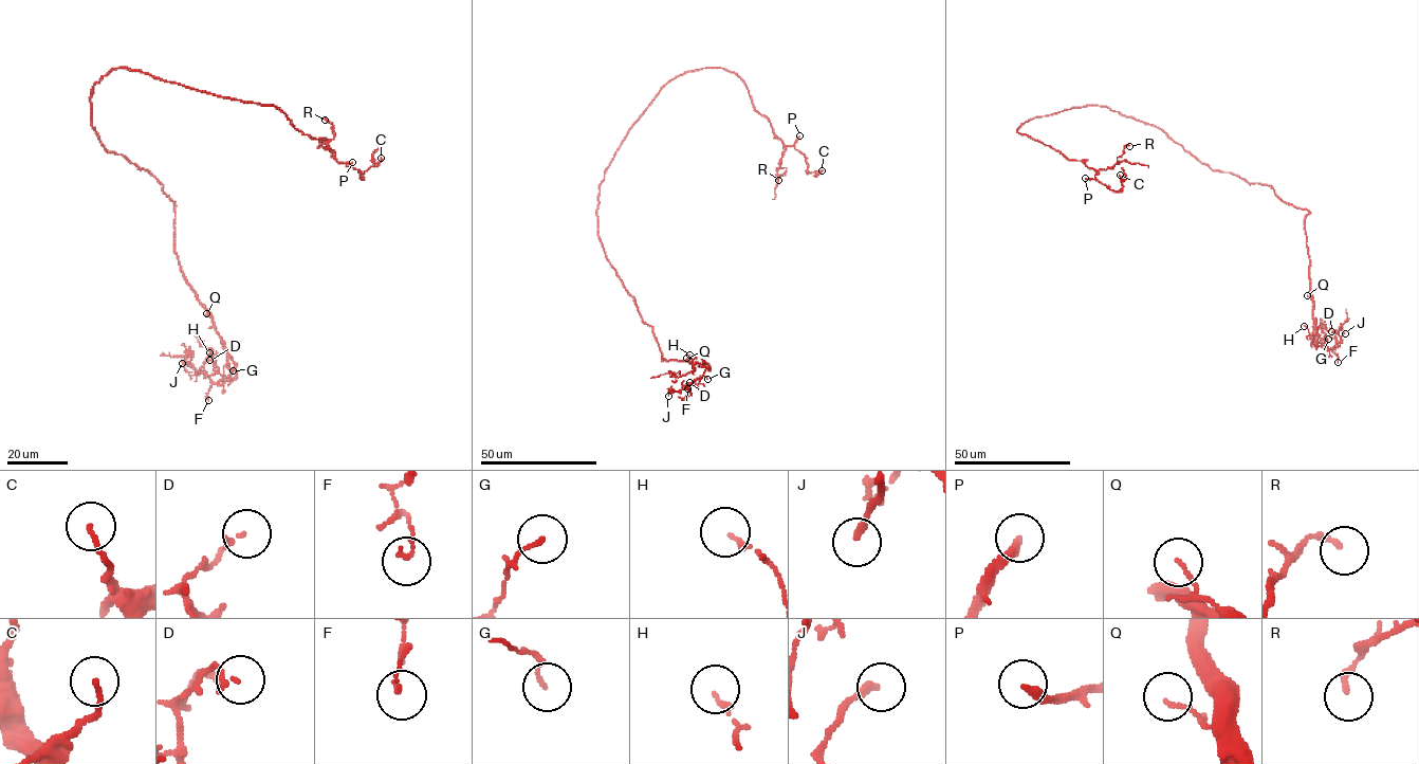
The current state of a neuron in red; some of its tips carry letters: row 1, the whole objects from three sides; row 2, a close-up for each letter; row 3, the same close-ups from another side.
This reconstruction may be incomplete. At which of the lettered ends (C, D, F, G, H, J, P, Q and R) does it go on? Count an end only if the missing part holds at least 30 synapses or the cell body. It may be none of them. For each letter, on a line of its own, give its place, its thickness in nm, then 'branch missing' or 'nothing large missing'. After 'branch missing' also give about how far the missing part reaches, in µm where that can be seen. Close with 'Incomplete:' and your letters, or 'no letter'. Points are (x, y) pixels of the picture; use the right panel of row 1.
C: place (1120, 175); calibre 130 nm; nothing large missing
D: place (1331, 331); calibre 170 nm; nothing large missing
F: place (1338, 362); calibre 120 nm; nothing large missing
G: place (1328, 339); calibre 120 nm; nothing large missing
H: place (1304, 326); calibre 140 nm; nothing large missing
J: place (1345, 333); calibre 220 nm; nothing large missing
P: place (1085, 178); calibre 280 nm; branch missing; missing 45 µm
Q: place (1307, 295); calibre 90 nm; nothing large missing
R: place (1129, 146); calibre 180 nm; nothing large missing
Incomplete: P

